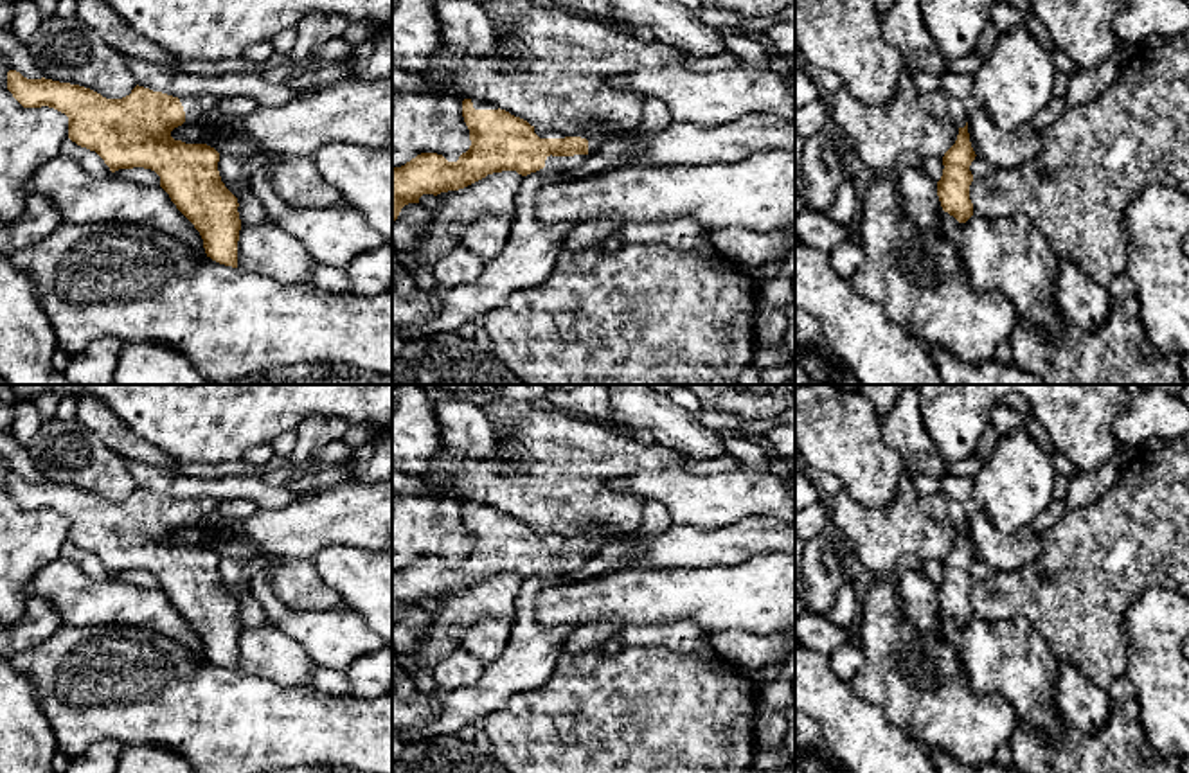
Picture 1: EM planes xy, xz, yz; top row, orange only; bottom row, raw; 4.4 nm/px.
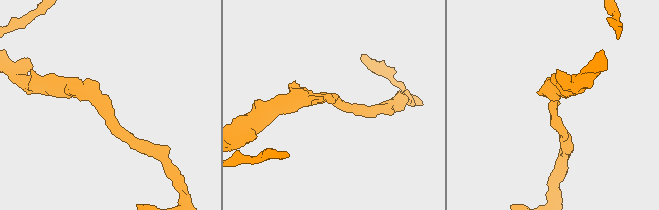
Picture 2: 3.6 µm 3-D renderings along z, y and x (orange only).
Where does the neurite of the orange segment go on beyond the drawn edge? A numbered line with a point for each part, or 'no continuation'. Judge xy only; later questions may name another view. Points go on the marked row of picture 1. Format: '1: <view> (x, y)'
1: xy (195, 106)

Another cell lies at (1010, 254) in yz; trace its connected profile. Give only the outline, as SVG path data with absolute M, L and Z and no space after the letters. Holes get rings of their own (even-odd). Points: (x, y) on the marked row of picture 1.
M943 210L941 230L959 250L973 288L1004 293L1015 306L1018 322L1027 322L1040 334L1059 334L1059 257L1027 216L971 216L959 223Z

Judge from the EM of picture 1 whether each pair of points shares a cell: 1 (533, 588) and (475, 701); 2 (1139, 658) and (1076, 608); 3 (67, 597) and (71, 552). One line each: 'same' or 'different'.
1: same
2: different
3: different

